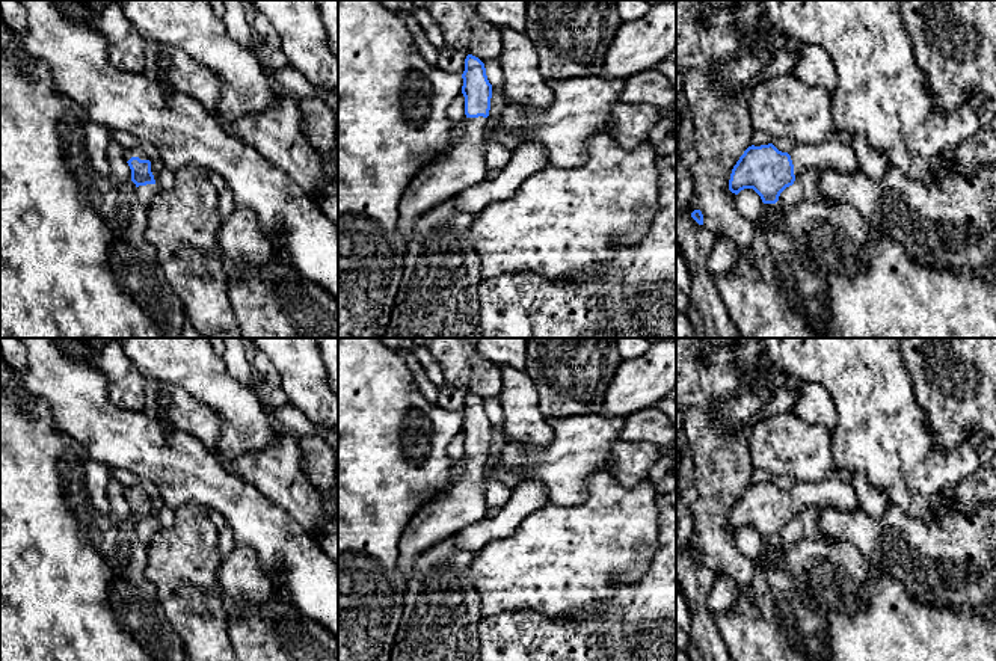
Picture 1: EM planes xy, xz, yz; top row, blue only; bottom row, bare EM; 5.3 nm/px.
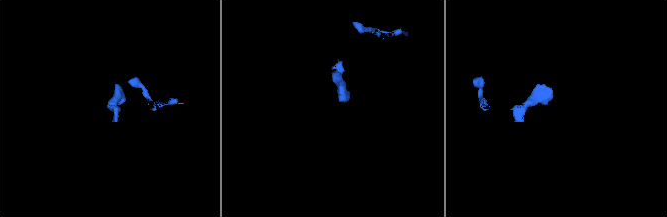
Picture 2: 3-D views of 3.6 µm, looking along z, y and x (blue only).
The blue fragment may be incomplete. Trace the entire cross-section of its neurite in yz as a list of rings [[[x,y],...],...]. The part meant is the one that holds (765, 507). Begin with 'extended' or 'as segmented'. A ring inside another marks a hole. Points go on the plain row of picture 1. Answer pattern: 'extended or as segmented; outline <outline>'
extended; outline [[[838,478],[821,483],[795,481],[789,492],[773,481],[752,483],[733,504],[729,528],[738,533],[744,527],[753,527],[764,542],[776,542],[780,531],[807,506],[853,512],[859,509],[859,501],[851,483]]]

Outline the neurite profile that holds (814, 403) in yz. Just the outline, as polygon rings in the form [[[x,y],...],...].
[[[800,382],[792,412],[809,424],[830,430],[836,427],[836,404],[830,392],[818,383]]]

